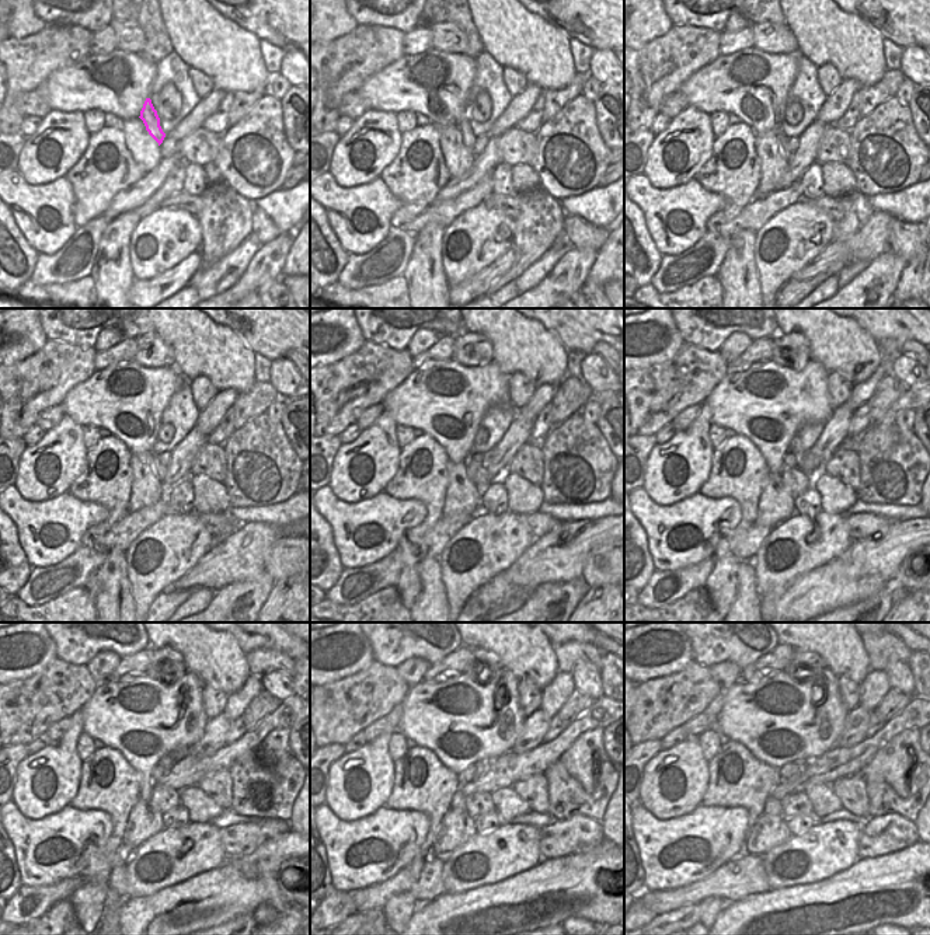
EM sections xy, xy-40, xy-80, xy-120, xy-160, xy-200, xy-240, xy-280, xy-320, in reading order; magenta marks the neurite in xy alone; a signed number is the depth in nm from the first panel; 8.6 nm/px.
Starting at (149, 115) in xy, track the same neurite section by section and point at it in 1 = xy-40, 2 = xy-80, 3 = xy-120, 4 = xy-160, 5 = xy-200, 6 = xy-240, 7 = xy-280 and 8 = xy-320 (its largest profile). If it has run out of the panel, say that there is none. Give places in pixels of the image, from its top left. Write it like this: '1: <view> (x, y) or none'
1: xy-40 (469, 138)
2: xy-80 (783, 140)
3: xy-120 (159, 468)
4: xy-160 (476, 473)
5: xy-200 (796, 481)
6: xy-240 (163, 799)
7: xy-280 (479, 803)
8: xy-320 (793, 805)

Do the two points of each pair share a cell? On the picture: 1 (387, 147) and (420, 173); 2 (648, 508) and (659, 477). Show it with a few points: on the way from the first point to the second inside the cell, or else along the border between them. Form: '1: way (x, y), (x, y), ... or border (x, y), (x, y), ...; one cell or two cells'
1: border (403, 133), (397, 156), (379, 175); two cells
2: border (641, 487), (659, 505), (674, 505), (685, 499); two cells

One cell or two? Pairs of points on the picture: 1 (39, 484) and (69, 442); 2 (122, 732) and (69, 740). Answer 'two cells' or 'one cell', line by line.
1: one cell
2: two cells

